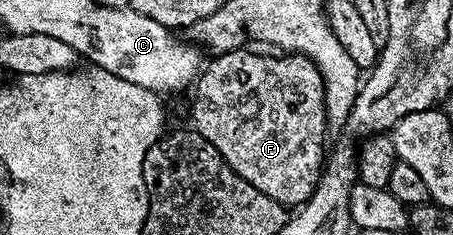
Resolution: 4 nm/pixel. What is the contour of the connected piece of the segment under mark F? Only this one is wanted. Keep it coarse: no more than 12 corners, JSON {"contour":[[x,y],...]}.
{"contour":[[213,56],[192,121],[246,183],[305,205],[326,160],[319,67]]}

